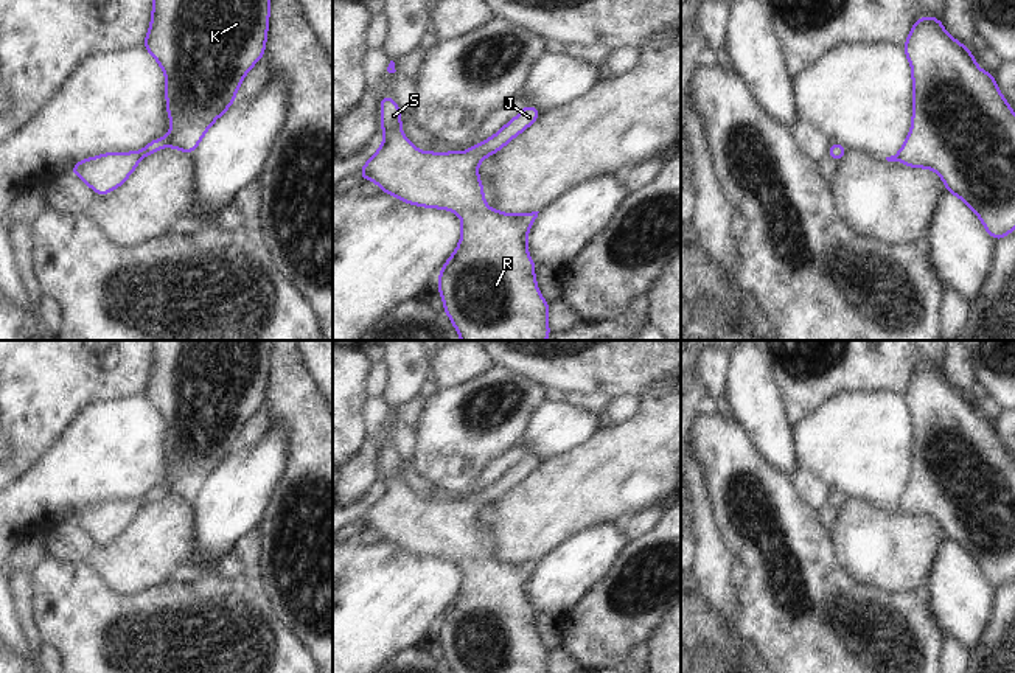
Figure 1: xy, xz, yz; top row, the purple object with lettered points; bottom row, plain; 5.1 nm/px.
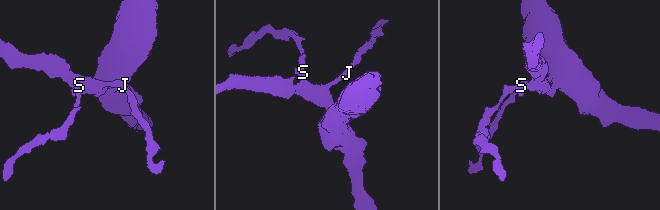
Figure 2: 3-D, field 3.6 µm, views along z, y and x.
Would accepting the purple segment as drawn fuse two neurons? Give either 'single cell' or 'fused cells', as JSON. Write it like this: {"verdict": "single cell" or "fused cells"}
{"verdict": "single cell"}

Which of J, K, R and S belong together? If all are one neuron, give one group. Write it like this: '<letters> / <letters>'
J K R S

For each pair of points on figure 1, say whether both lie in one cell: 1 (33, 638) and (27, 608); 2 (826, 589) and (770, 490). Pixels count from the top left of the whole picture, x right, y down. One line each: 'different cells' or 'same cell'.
1: same cell
2: same cell

